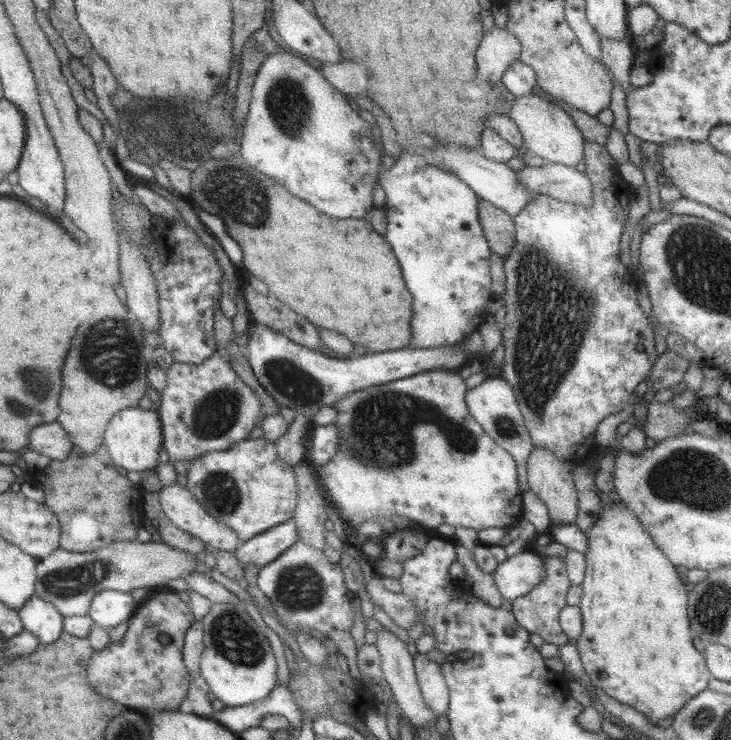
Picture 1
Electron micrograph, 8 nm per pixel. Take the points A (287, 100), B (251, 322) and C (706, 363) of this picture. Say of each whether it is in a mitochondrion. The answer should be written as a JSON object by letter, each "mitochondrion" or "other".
{"A":"mitochondrion","B":"other","C":"other"}

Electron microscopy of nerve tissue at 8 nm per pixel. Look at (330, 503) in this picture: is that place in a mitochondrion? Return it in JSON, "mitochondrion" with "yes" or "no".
{"mitochondrion":"no"}

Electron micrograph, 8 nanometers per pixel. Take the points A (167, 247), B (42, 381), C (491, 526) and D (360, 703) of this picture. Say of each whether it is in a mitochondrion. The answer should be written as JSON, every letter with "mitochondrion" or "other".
{"A":"other","B":"mitochondrion","C":"other","D":"other"}

